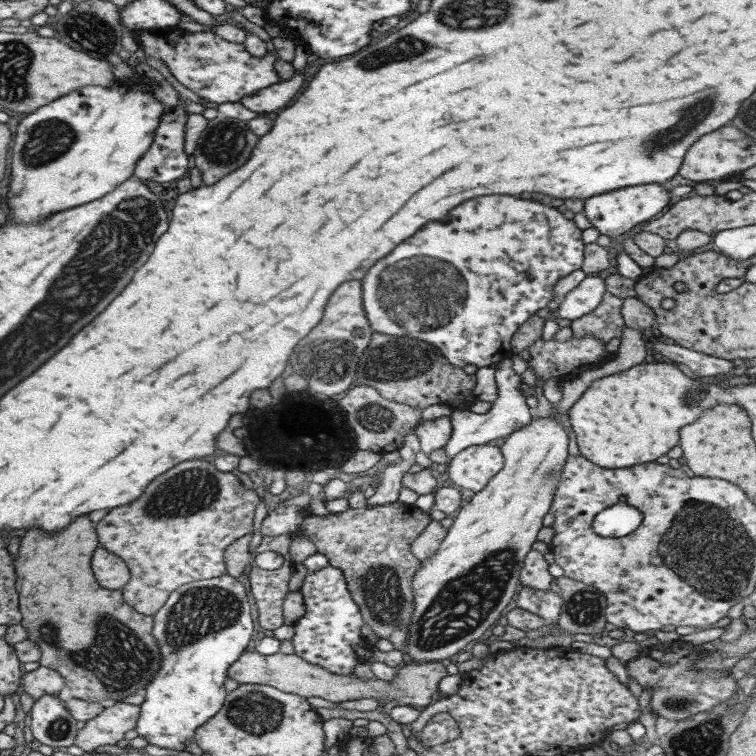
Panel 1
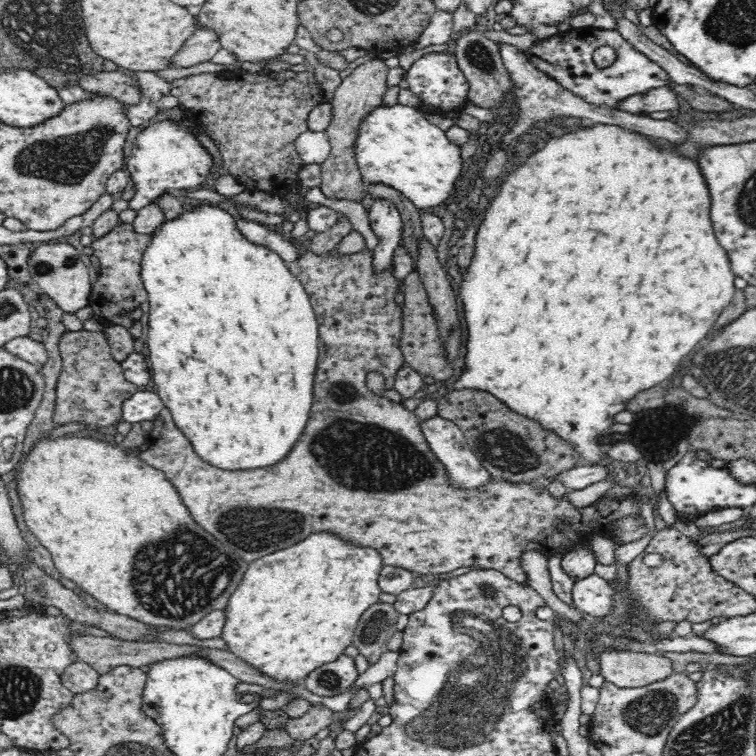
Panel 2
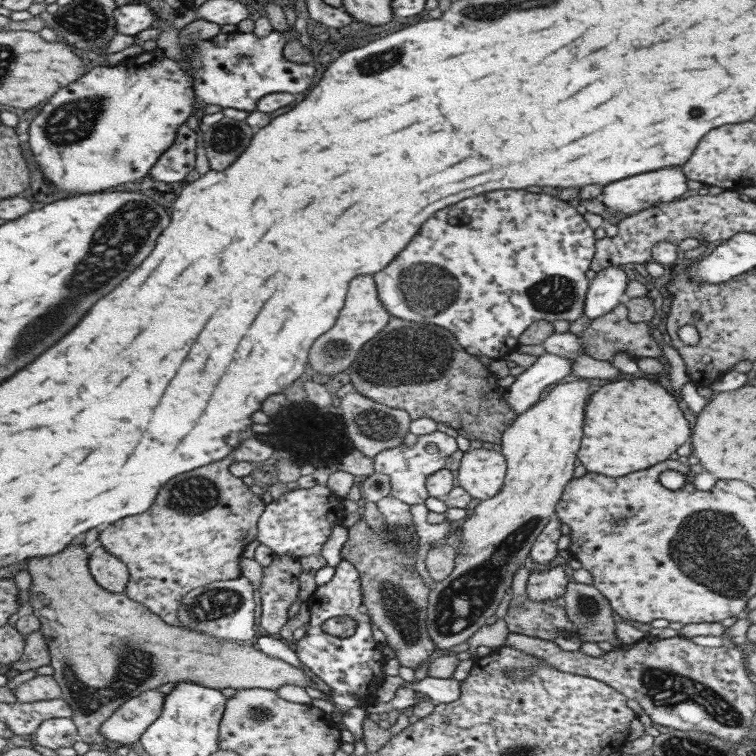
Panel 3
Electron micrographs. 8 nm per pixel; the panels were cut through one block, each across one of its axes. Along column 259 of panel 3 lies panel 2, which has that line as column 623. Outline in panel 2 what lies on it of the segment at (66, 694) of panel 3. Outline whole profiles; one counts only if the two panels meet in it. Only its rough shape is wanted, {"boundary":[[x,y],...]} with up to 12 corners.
{"boundary":[[600,651],[600,673],[619,688],[674,675],[663,655]]}

